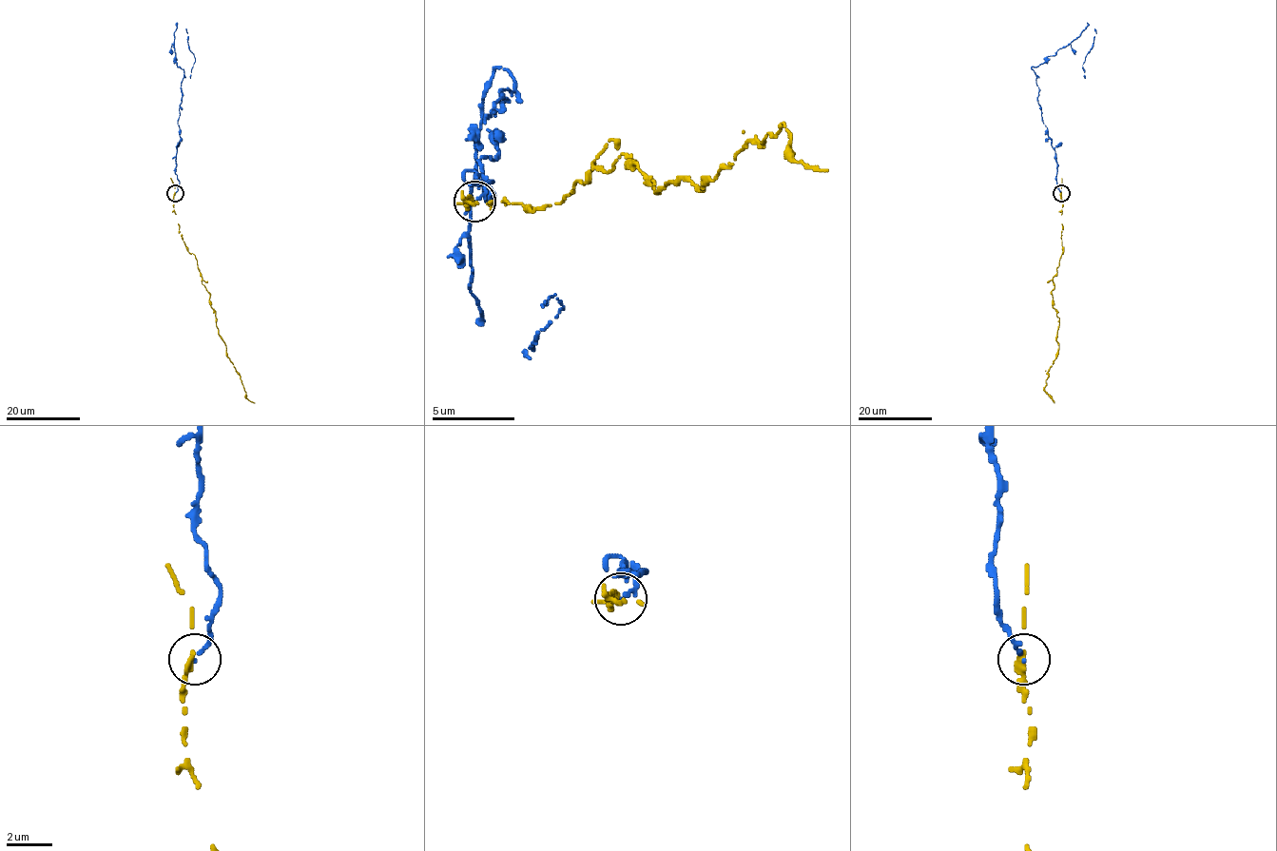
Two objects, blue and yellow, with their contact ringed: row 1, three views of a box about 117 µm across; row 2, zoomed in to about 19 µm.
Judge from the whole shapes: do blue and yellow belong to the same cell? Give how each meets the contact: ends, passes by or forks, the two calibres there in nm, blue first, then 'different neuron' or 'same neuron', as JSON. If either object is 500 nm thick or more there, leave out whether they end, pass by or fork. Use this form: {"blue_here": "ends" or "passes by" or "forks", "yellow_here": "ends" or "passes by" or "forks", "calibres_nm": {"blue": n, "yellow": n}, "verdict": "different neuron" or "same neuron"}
{"blue_here": "ends", "yellow_here": "passes by", "calibres_nm": {"blue": 180, "yellow": 240}, "verdict": "different neuron"}

